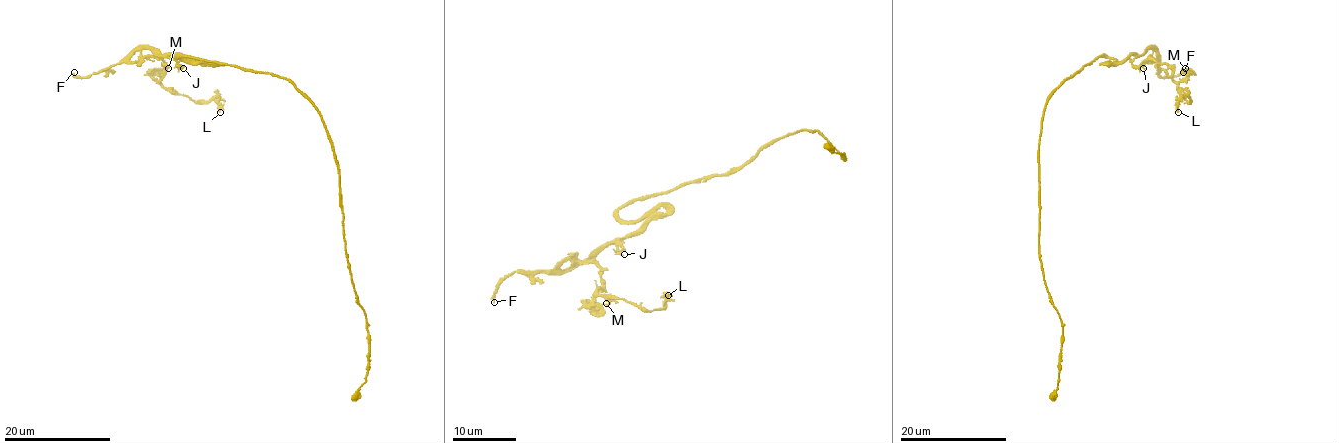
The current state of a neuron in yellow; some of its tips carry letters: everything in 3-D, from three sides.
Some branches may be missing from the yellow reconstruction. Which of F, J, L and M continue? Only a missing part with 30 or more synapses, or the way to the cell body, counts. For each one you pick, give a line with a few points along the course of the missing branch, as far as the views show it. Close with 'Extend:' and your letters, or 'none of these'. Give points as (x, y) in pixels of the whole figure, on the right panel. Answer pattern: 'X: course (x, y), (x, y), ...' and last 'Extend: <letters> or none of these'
F: course (1183, 72), (1338, 105), (1300, 127), (1198, 137), (1209, 144), (1209, 153), (1177, 181), (1182, 196), (1179, 224)
Extend: F

